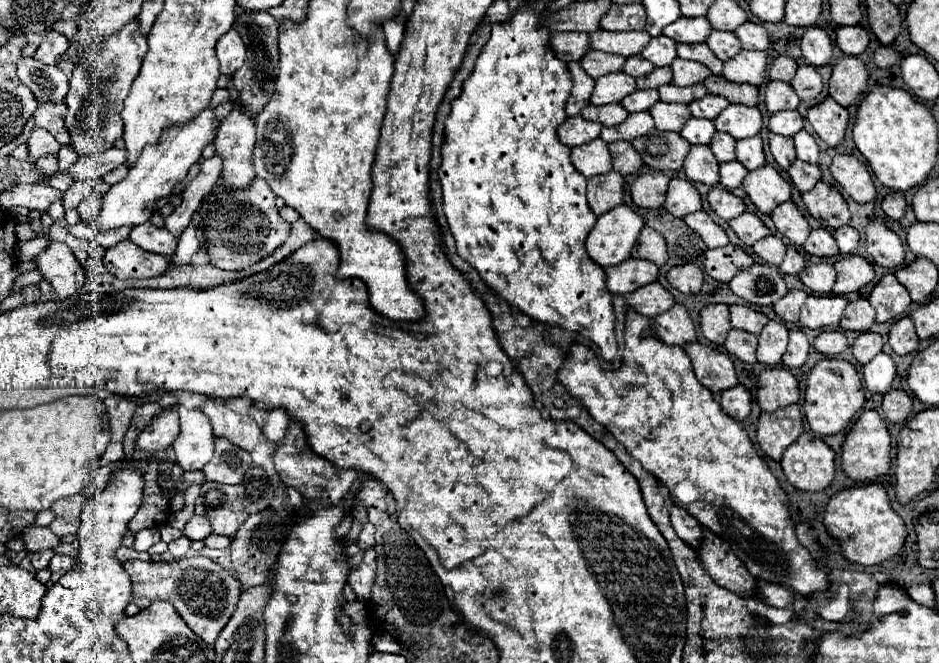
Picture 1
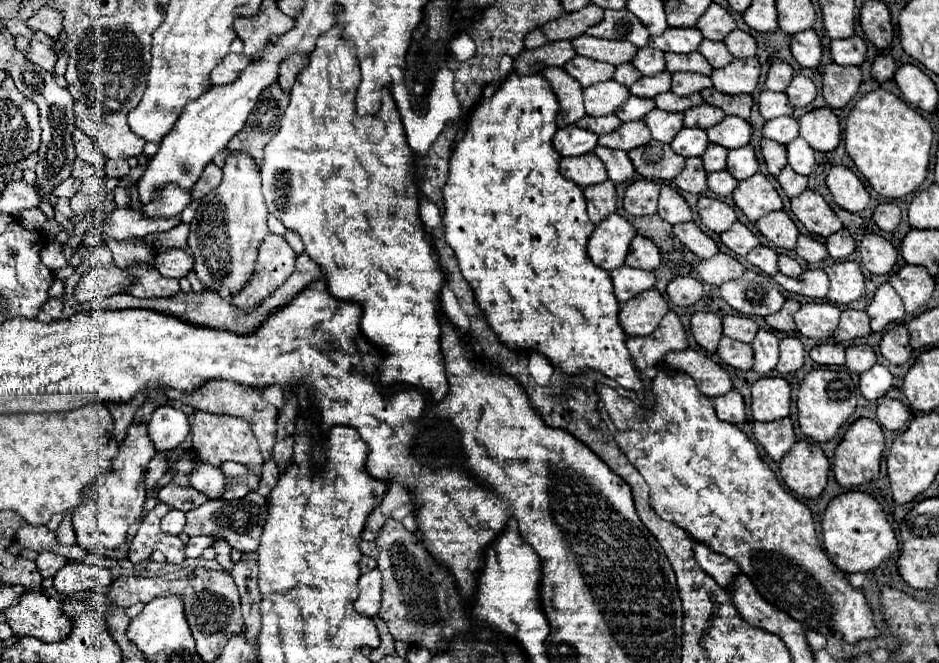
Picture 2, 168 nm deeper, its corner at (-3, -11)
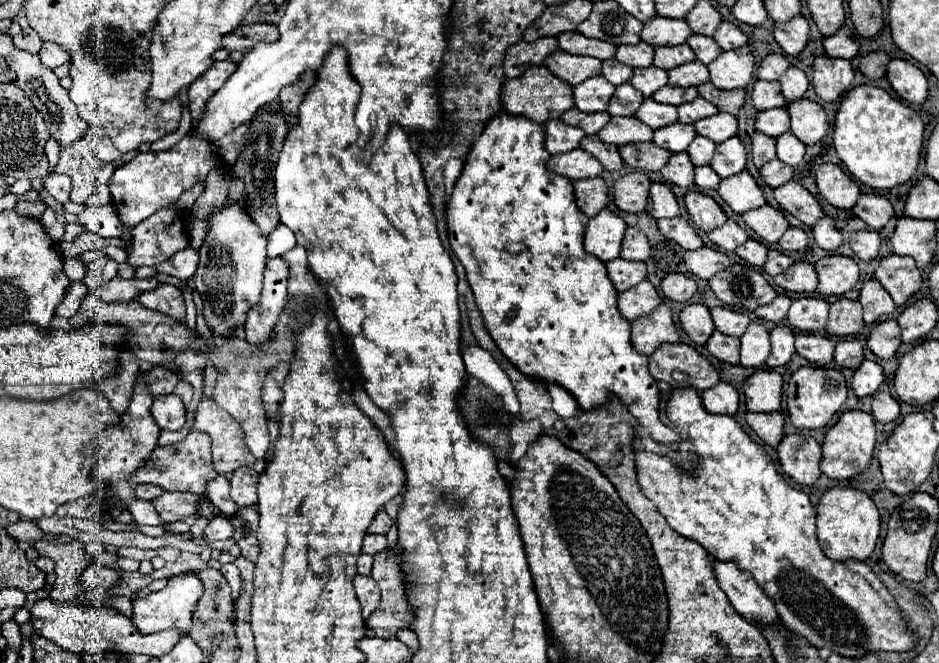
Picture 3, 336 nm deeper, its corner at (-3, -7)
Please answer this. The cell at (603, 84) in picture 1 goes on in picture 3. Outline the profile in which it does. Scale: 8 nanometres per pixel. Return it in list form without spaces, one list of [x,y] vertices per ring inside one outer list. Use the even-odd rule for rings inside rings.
[[[604,76],[586,78],[574,88],[574,106],[582,112],[604,112],[614,94],[614,86]]]

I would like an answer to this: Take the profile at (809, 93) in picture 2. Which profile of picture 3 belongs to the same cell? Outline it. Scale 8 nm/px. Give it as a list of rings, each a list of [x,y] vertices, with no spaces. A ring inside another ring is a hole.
[[[790,66],[782,76],[780,76],[780,84],[782,84],[782,94],[788,102],[794,102],[798,98],[804,96],[804,92],[808,90],[808,78],[806,74],[796,68],[796,66]]]

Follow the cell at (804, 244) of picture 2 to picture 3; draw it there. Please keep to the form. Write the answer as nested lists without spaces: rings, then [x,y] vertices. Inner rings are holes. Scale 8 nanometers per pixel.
[[[788,228],[786,234],[778,240],[778,246],[784,250],[784,252],[796,252],[796,250],[802,250],[806,248],[806,232],[802,228]]]

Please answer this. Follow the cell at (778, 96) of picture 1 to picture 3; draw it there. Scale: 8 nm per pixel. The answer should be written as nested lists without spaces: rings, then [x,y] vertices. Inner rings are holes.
[[[756,80],[754,90],[752,90],[752,102],[756,110],[770,110],[770,108],[780,108],[786,104],[780,84],[778,82],[766,82],[766,80]]]

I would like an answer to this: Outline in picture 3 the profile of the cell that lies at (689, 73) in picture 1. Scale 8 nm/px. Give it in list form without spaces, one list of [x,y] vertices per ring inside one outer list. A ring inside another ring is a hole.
[[[694,60],[694,62],[668,70],[670,86],[698,86],[704,82],[708,82],[708,68],[700,60]]]

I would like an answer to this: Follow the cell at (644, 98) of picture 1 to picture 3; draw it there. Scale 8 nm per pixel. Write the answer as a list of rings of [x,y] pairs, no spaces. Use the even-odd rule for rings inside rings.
[[[624,82],[622,86],[616,86],[616,90],[608,102],[608,112],[612,116],[634,116],[634,112],[642,104],[642,100],[644,100],[644,96],[636,88],[632,88],[628,82]]]

